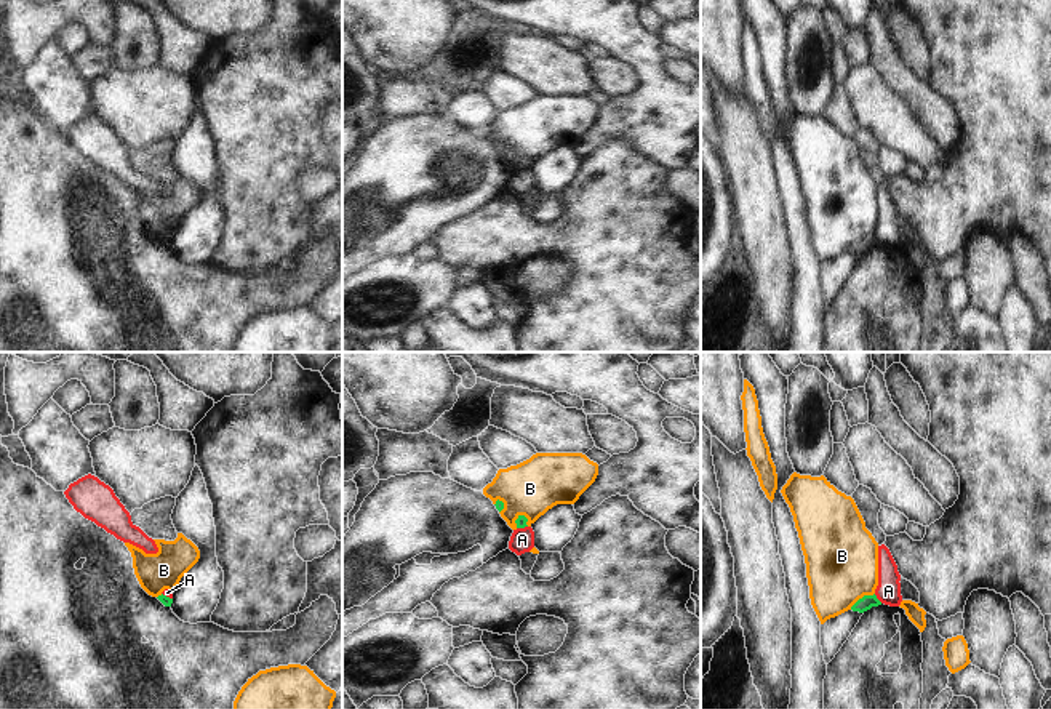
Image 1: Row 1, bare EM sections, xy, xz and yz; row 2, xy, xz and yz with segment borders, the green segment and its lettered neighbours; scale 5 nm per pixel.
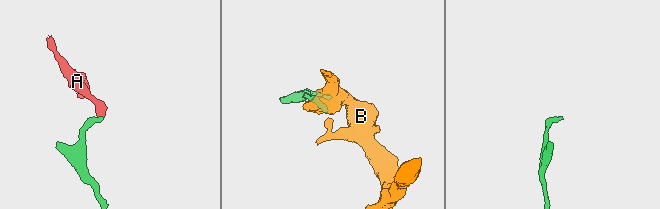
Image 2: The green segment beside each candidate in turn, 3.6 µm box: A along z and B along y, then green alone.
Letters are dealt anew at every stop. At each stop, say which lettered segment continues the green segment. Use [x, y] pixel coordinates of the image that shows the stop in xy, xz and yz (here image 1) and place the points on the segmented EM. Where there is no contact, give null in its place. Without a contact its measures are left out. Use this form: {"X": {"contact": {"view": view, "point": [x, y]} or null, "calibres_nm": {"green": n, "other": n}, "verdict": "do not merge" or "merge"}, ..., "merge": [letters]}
{"A": {"contact": {"view": "yz", "point": [877, 599]}, "calibres_nm": {"green": 70, "other": 130}, "verdict": "do not merge"}, "B": {"contact": {"view": "yz", "point": [863, 597]}, "calibres_nm": {"green": 70, "other": 360}, "verdict": "do not merge"}, "merge": []}

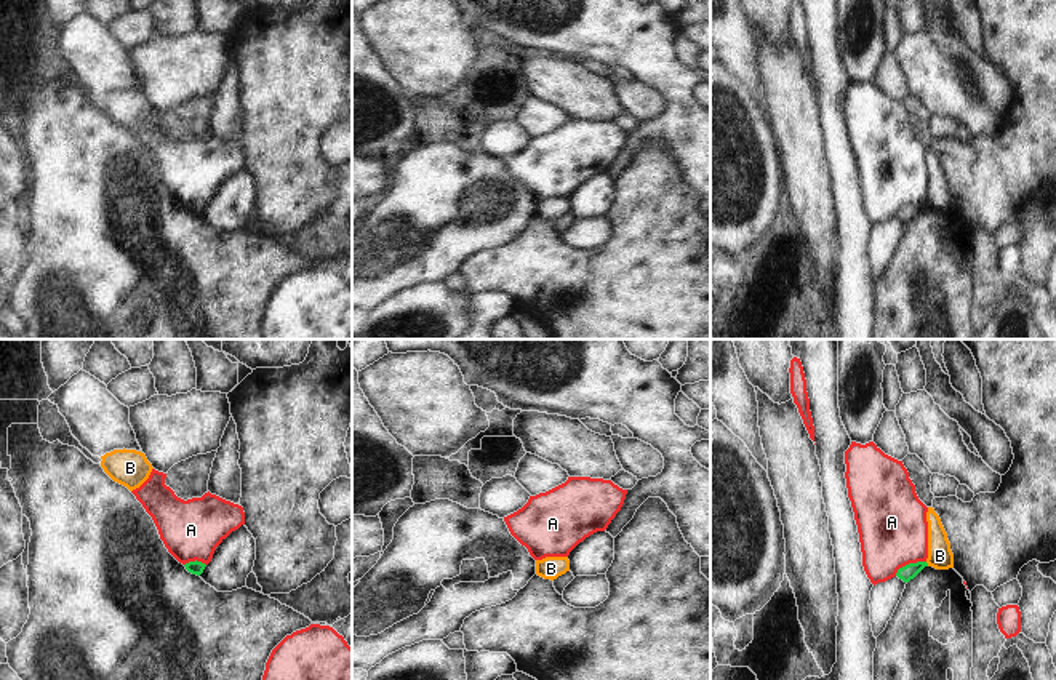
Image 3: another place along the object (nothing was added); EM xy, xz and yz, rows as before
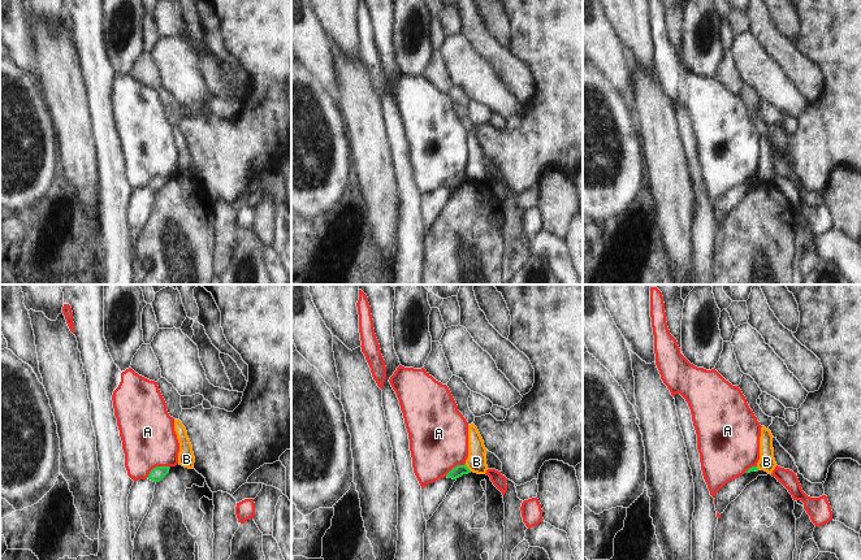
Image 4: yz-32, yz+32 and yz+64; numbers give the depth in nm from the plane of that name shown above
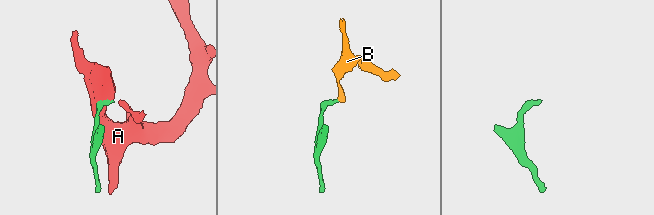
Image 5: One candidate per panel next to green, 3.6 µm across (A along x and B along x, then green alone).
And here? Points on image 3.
{"A": {"contact": {"view": "yz", "point": [909, 564]}, "calibres_nm": {"green": 80, "other": 360}, "verdict": "do not merge"}, "B": {"contact": {"view": "yz", "point": [927, 564]}, "calibres_nm": {"green": 80, "other": 130}, "verdict": "do not merge"}, "merge": []}

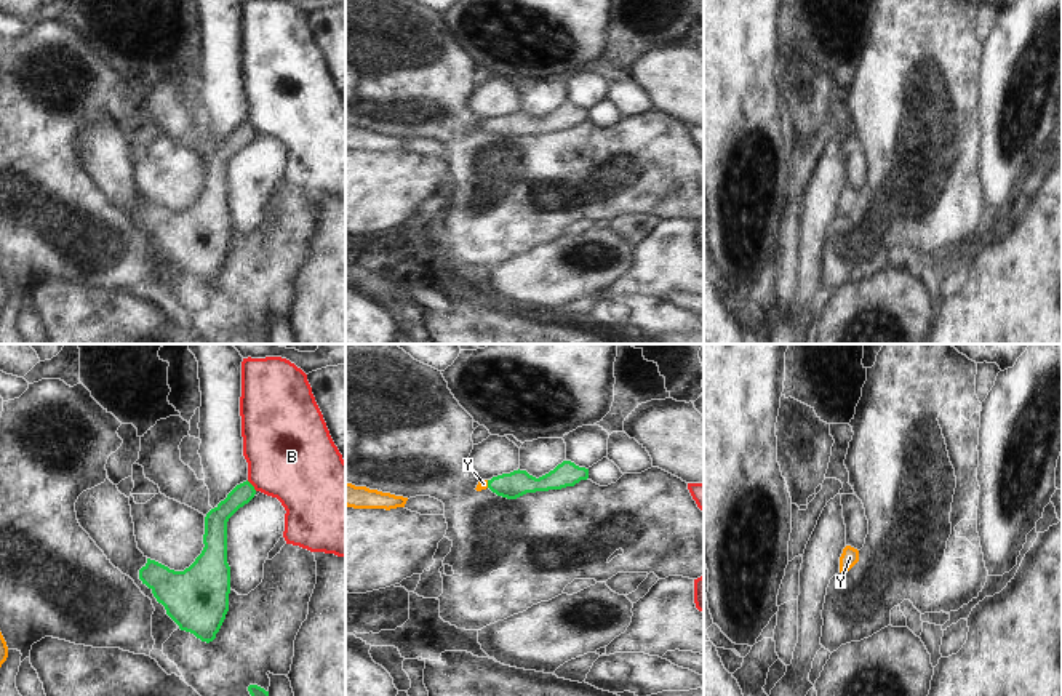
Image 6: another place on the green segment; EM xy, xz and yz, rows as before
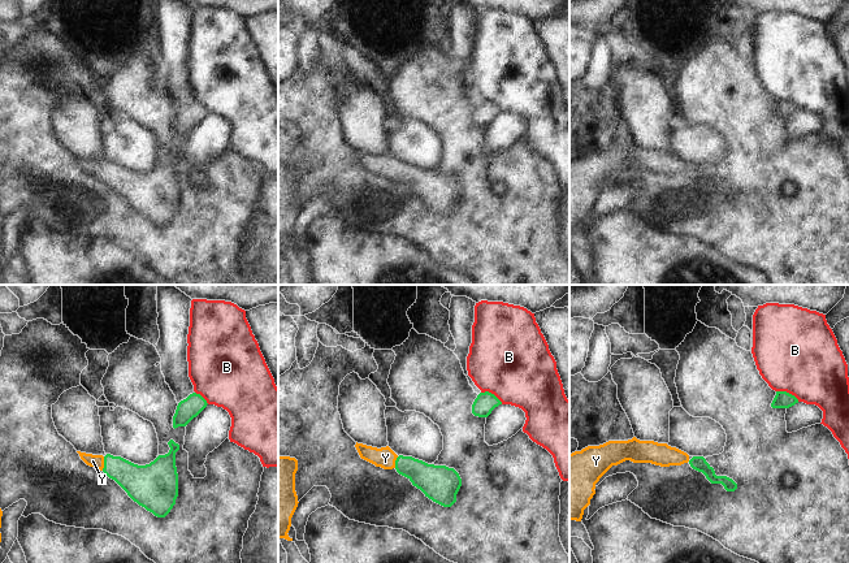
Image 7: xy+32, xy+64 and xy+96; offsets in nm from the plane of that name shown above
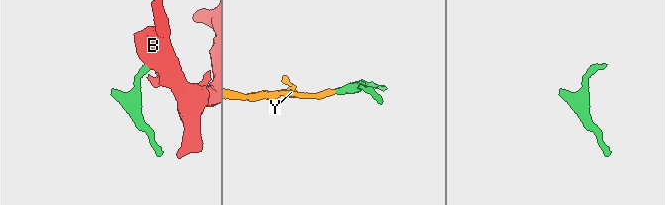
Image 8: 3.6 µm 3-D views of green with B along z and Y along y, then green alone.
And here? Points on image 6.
{"B": {"contact": {"view": "xy", "point": [251, 485]}, "calibres_nm": {"green": 110, "other": 440}, "verdict": "do not merge"}, "Y": {"contact": {"view": "xz", "point": [488, 484]}, "calibres_nm": {"green": 130, "other": 50}, "verdict": "merge"}, "merge": ["Y"]}

